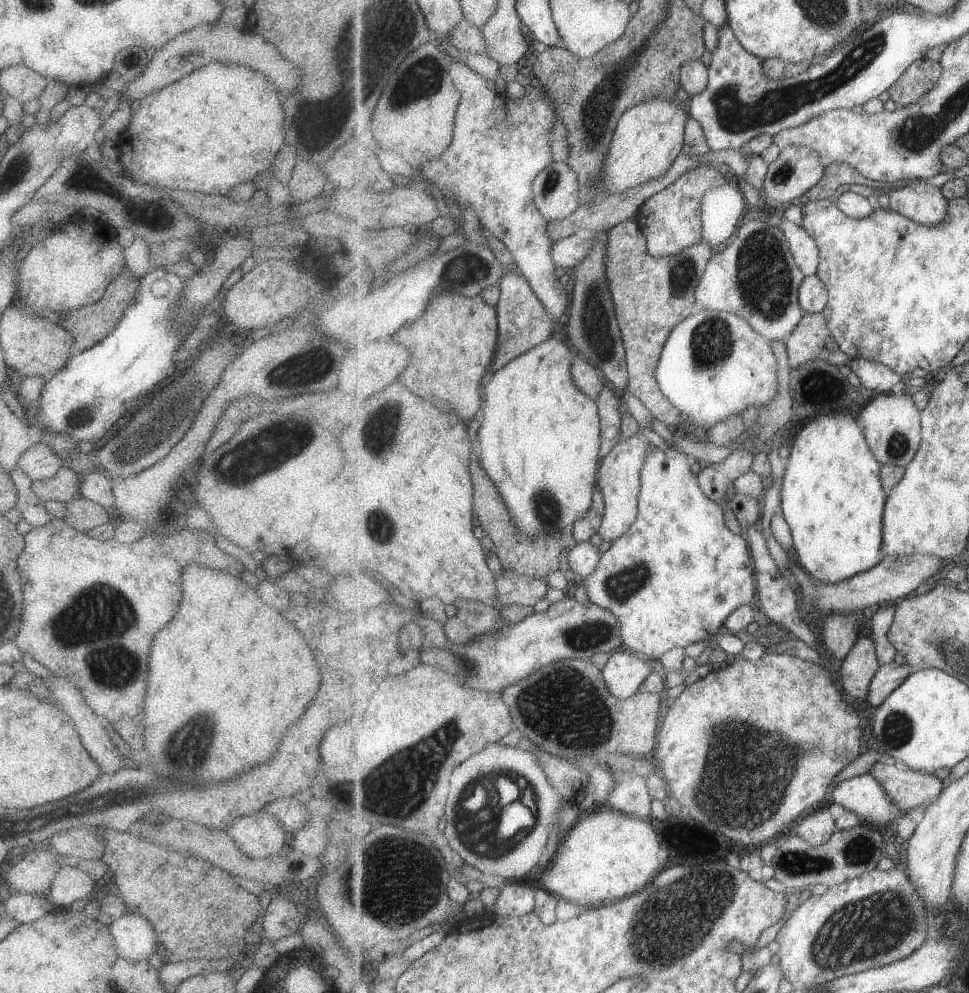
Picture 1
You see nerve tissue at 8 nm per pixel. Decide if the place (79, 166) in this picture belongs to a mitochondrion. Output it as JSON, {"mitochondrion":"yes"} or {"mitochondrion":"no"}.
{"mitochondrion":"no"}

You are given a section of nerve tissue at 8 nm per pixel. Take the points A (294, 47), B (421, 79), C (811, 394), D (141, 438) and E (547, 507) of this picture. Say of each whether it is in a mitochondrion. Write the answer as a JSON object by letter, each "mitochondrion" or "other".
{"A":"other","B":"mitochondrion","C":"other","D":"mitochondrion","E":"mitochondrion"}

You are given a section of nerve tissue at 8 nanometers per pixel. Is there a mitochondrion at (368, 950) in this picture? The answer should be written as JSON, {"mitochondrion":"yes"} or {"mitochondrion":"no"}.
{"mitochondrion":"no"}

